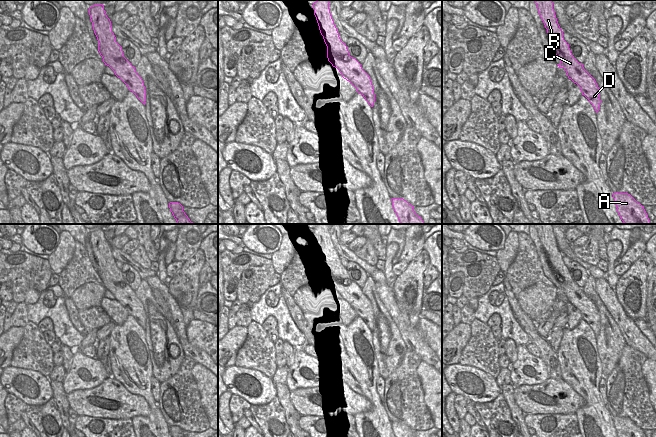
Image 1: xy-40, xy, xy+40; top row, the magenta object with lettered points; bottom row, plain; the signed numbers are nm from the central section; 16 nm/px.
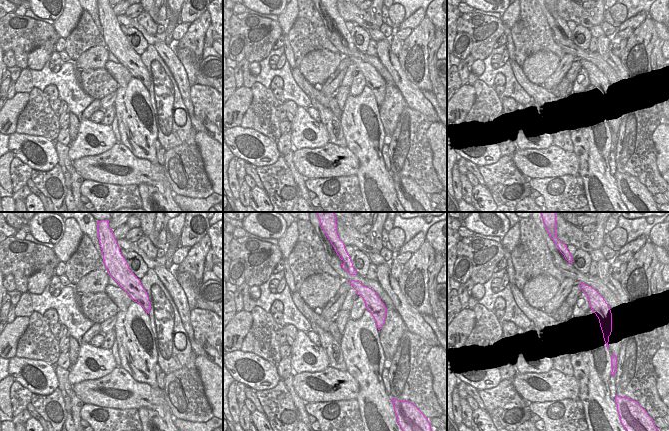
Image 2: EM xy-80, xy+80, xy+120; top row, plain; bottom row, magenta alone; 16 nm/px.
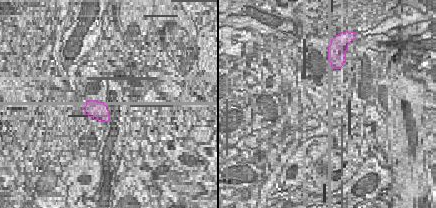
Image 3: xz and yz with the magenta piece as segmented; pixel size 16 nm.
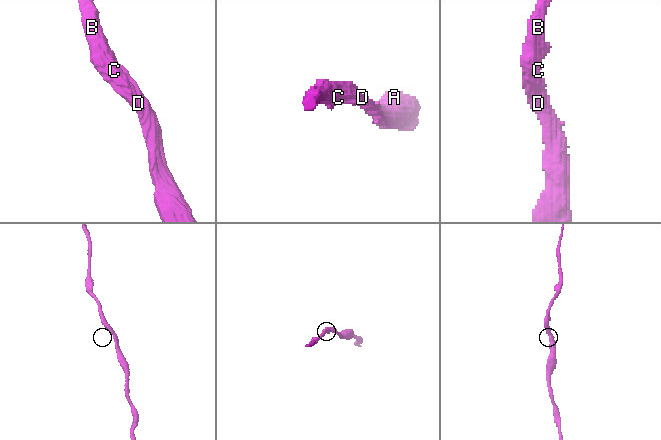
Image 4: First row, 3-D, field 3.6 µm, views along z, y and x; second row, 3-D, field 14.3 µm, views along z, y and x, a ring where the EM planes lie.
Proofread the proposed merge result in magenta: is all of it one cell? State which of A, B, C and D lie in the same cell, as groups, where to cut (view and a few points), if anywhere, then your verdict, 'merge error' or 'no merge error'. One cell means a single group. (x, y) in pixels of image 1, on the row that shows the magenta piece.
groups A B C D; cut none; no merge error

